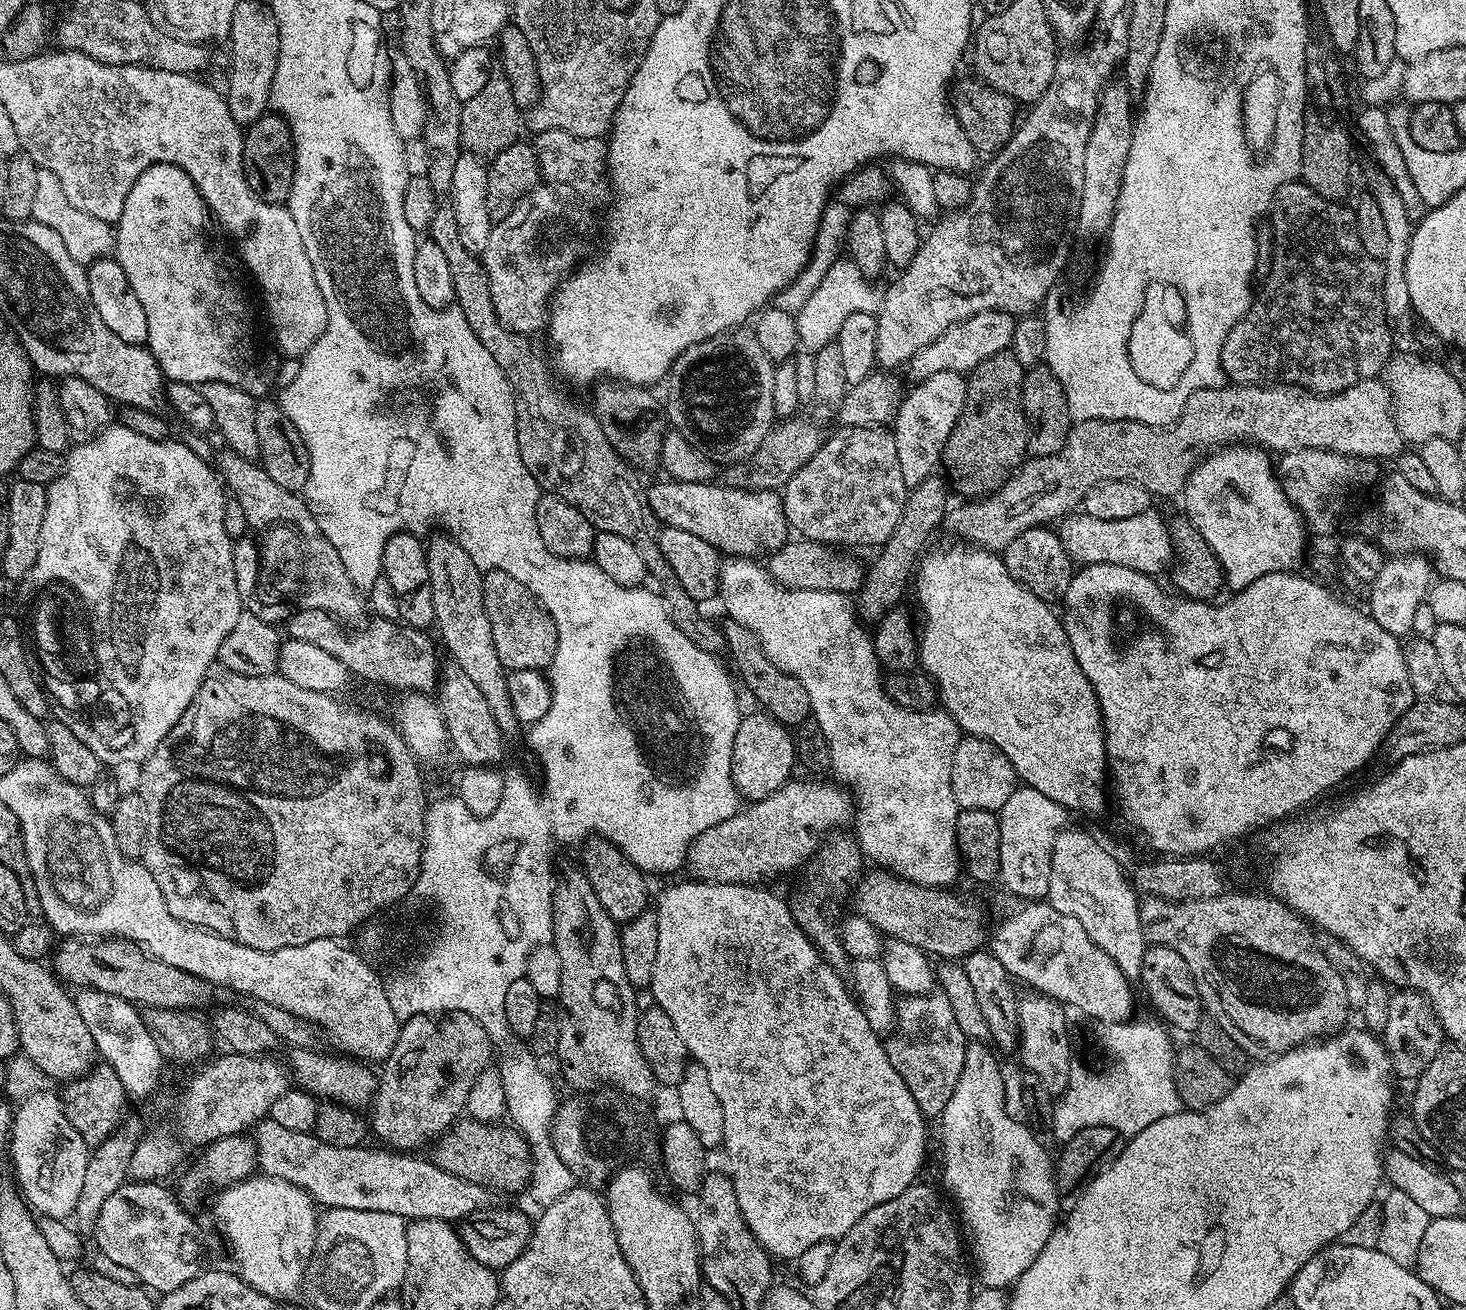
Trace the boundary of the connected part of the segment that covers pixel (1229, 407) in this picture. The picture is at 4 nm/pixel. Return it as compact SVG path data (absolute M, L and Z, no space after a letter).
M1373 378L1371 380L1360 380L1354 386L1350 386L1341 392L1335 392L1329 396L1317 396L1315 392L1307 392L1304 388L1298 388L1294 384L1234 384L1231 382L1225 383L1218 388L1200 388L1194 394L1190 394L1190 398L1186 398L1186 406L1182 410L1182 414L1167 428L1155 428L1149 424L1142 422L1134 422L1133 420L1082 420L1079 421L1069 431L1066 442L1062 446L1062 450L1058 450L1049 456L1033 456L1025 459L1024 463L1009 476L1006 483L994 492L988 493L987 496L969 499L967 502L960 502L956 509L949 511L946 516L946 527L953 532L953 537L959 538L963 543L969 546L985 548L988 552L997 554L1003 553L1006 546L1010 546L1010 542L1014 542L1014 538L1018 538L1018 534L1022 534L1031 528L1051 525L1053 522L1059 521L1061 518L1077 511L1084 503L1084 496L1094 486L1098 486L1098 482L1138 482L1138 486L1142 486L1146 491L1152 493L1153 497L1172 496L1183 493L1184 484L1188 481L1188 476L1193 468L1209 455L1213 450L1225 446L1236 446L1241 442L1247 442L1252 446L1259 446L1272 454L1283 454L1285 452L1306 450L1313 448L1314 450L1336 451L1338 454L1357 456L1364 460L1380 462L1383 456L1395 458L1400 455L1405 447L1406 441L1398 434L1398 426L1396 425L1396 417L1394 415L1394 405L1392 395L1388 393L1388 386L1381 379Z

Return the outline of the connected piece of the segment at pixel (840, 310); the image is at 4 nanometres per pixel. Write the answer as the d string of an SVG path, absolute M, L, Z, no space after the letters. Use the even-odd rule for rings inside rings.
M851 259L836 260L826 278L819 283L818 290L807 299L806 306L795 313L801 345L805 349L815 350L831 344L835 341L838 330L842 330L842 322L846 322L850 314L875 313L878 308L878 296L868 289L868 284L869 281L860 273L860 267L853 264Z

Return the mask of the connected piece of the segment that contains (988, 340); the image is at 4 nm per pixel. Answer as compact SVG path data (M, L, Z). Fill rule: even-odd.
M979 312L958 321L934 342L930 342L930 346L922 346L922 350L918 350L918 354L912 356L906 365L909 381L919 382L930 378L930 374L938 374L942 370L967 374L983 360L990 358L990 354L1009 351L1016 321L1017 317L1011 316L1008 312Z

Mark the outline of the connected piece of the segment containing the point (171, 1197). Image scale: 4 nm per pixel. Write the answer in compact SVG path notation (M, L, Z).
M129 1182L123 1184L106 1200L98 1216L94 1229L99 1255L119 1262L126 1270L134 1270L137 1281L145 1289L156 1294L170 1290L178 1290L178 1286L186 1286L195 1276L200 1275L204 1260L204 1244L200 1241L200 1228L196 1220L183 1208L185 1205L178 1199L177 1193L172 1192L160 1182Z

